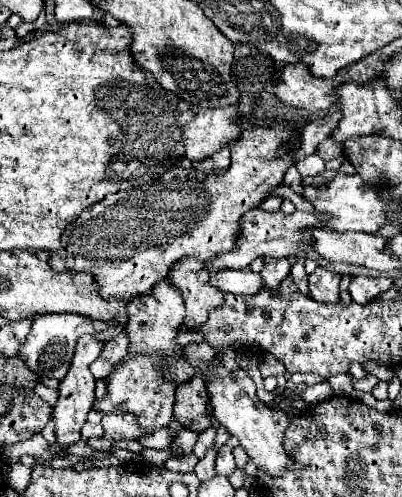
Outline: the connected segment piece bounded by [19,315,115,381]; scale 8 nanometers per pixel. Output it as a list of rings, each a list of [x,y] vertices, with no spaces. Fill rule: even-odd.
[[[37,315],[31,327],[31,333],[27,335],[27,341],[19,349],[19,357],[39,377],[55,377],[61,381],[63,375],[69,371],[77,339],[83,333],[91,333],[91,329],[95,333],[103,333],[111,327],[115,327],[115,321],[83,319],[83,315]]]

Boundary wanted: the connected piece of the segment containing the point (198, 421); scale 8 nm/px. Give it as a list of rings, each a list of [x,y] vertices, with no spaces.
[[[195,375],[191,383],[183,383],[183,387],[177,387],[175,391],[175,407],[173,415],[181,425],[193,423],[191,429],[205,431],[211,425],[211,417],[207,415],[207,391],[201,375]]]

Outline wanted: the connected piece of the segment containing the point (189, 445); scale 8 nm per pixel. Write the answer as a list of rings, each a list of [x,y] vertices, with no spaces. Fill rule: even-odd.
[[[187,427],[179,429],[177,435],[175,435],[175,443],[173,443],[173,455],[175,457],[185,457],[185,455],[191,455],[193,453],[193,447],[197,443],[197,437],[195,431],[187,431]]]

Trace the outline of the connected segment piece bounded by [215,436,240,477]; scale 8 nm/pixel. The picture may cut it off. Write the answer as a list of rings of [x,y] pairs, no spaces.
[[[231,436],[228,442],[219,449],[219,455],[217,455],[217,461],[215,461],[215,473],[217,475],[227,475],[229,477],[237,469],[231,451],[239,444],[239,440]]]

